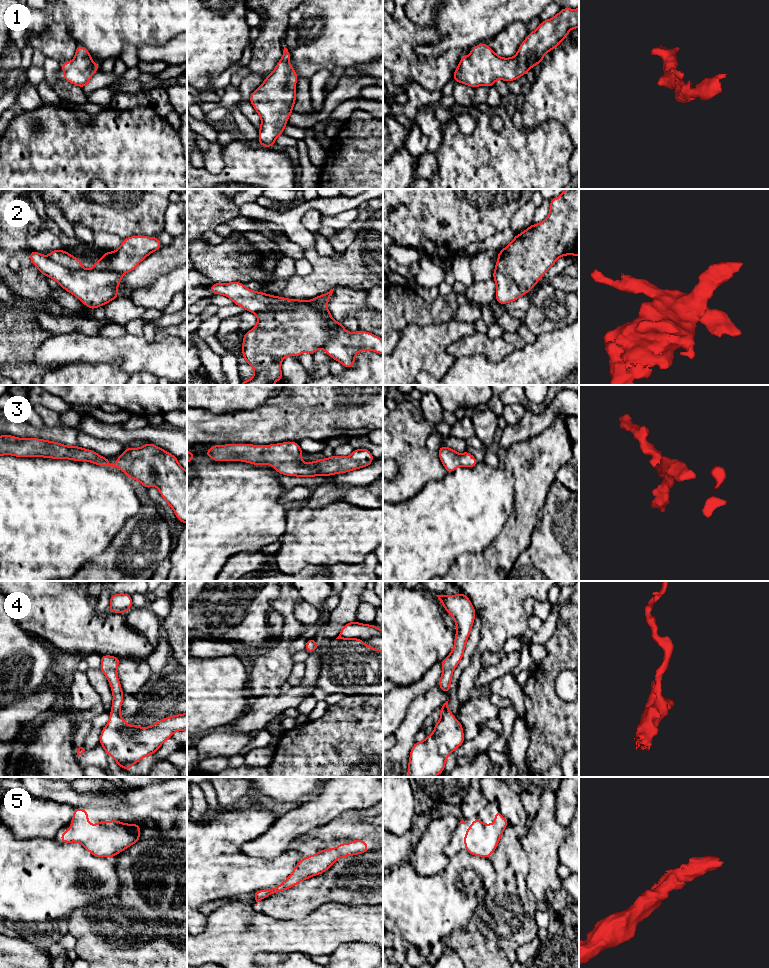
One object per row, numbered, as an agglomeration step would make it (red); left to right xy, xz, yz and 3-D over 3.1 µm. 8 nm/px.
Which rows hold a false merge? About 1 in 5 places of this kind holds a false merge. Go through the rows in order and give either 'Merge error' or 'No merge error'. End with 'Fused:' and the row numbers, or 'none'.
1: No merge error
2: Merge error
3: No merge error
4: No merge error
5: No merge error
Fused: 2

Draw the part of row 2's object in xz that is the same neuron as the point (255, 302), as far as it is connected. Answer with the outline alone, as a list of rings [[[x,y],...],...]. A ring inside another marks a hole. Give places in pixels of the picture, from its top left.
[[[241,282],[214,283],[209,290],[212,293],[229,297],[235,305],[256,314],[268,310],[287,311],[296,306],[309,304],[308,300],[287,299],[256,292],[246,288]]]

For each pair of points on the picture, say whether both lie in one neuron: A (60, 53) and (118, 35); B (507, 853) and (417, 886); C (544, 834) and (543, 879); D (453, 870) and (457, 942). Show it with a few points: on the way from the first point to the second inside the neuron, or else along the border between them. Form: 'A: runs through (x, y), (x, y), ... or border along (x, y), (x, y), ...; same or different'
A: border along (64, 24), (78, 44); different
B: border along (488, 859), (495, 873), (495, 880); different
C: runs through (543, 845), (543, 868); same
D: border along (473, 914), (464, 926), (454, 930), (447, 936); different

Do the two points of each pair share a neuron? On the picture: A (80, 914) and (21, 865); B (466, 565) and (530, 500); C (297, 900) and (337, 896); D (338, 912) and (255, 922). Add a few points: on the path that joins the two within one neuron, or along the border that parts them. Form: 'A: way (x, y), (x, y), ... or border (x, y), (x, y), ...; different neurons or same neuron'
A: border (95, 902), (75, 909), (67, 917); different neurons
B: way (486, 562), (517, 531), (523, 520); same neuron
C: way (307, 895), (327, 895); same neuron
D: way (317, 930), (276, 930); same neuron

